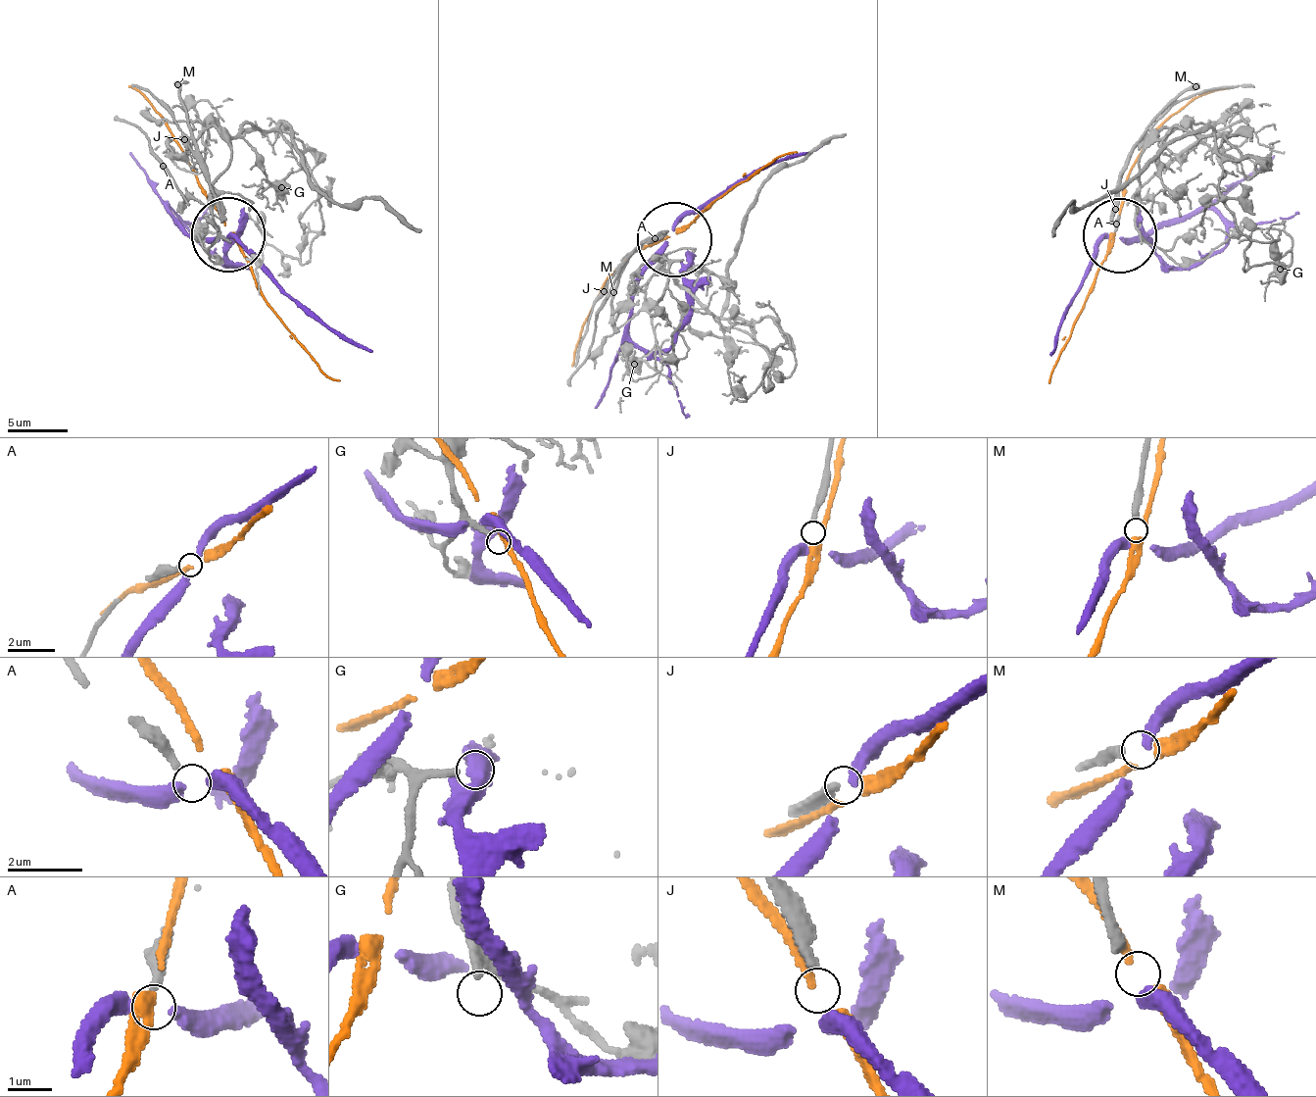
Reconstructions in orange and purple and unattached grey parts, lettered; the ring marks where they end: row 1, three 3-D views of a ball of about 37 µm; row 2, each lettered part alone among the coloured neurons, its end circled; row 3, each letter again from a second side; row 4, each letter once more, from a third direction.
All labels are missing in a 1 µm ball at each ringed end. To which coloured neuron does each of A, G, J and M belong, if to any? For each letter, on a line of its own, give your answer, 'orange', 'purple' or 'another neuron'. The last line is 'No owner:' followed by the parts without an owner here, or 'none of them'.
A: another neuron
G: another neuron
J: another neuron
M: another neuron
No owner: A, G, J, M

